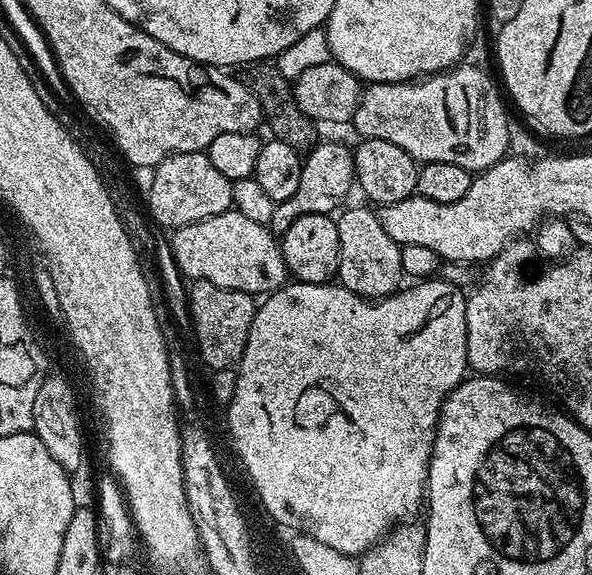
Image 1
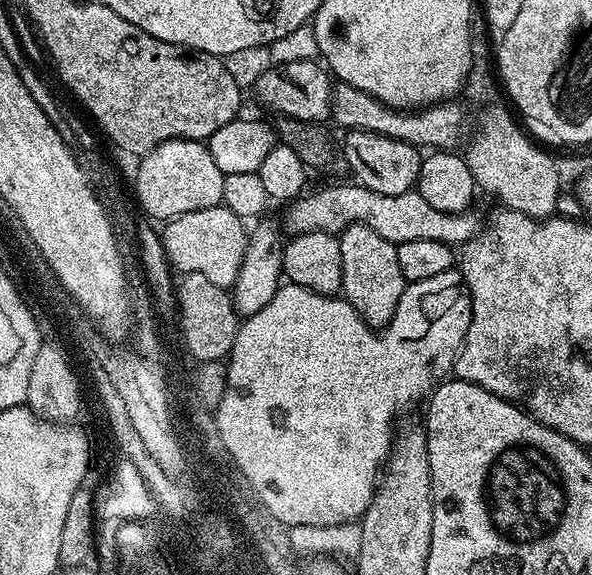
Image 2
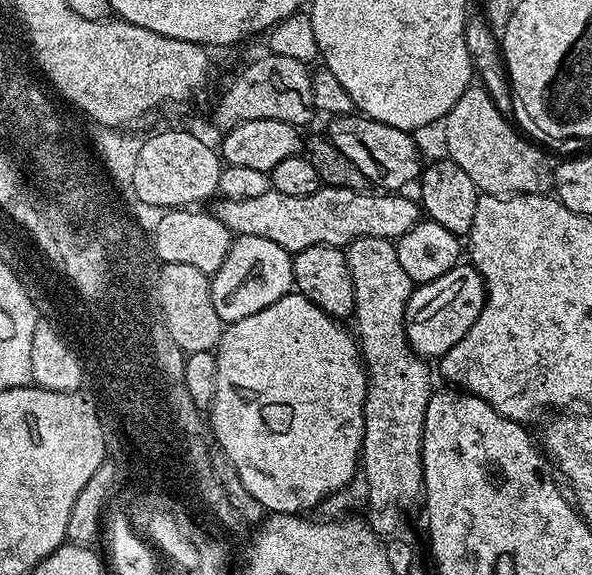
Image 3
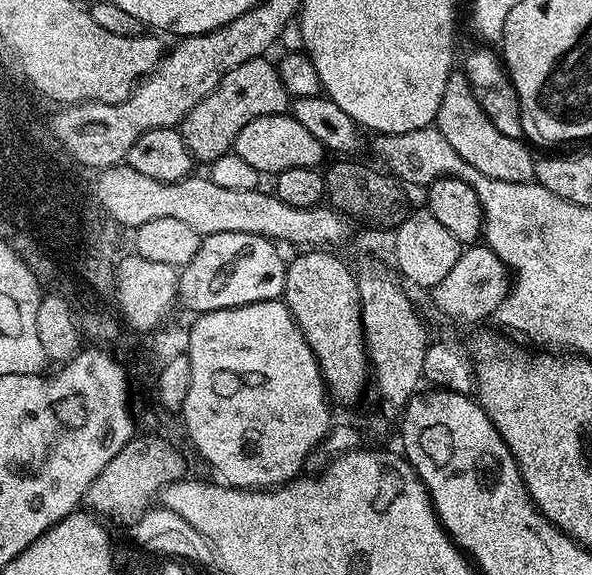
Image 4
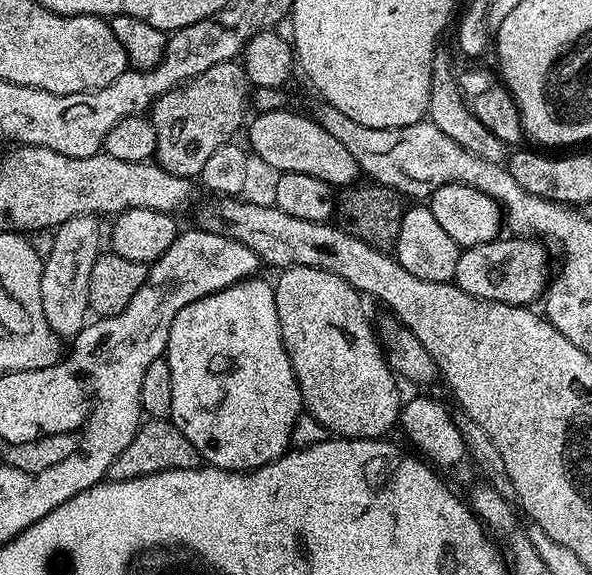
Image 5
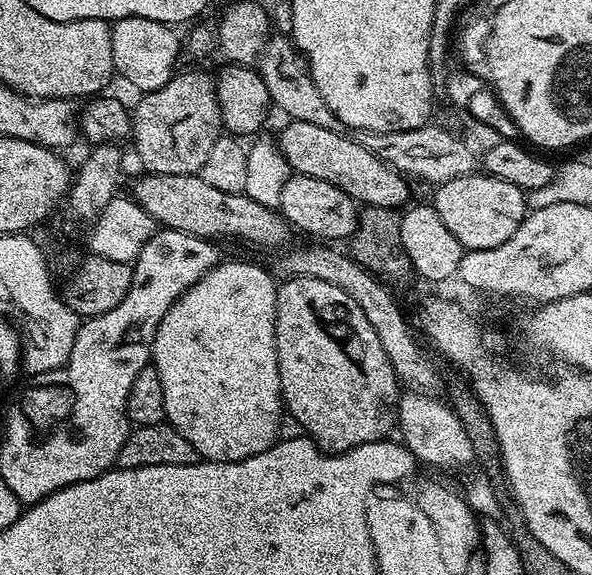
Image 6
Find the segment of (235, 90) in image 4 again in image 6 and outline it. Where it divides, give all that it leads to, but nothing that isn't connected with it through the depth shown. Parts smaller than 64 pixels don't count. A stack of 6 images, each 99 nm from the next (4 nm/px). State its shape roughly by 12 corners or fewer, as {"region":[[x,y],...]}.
{"region":[[213,73],[131,109],[145,173],[195,176],[222,134]]}

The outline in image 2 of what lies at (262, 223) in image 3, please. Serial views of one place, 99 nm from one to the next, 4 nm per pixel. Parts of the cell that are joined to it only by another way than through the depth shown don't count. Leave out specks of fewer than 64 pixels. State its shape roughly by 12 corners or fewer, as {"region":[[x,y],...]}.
{"region":[[357,182],[291,201],[285,233],[365,224],[386,242],[463,246],[482,220]]}

